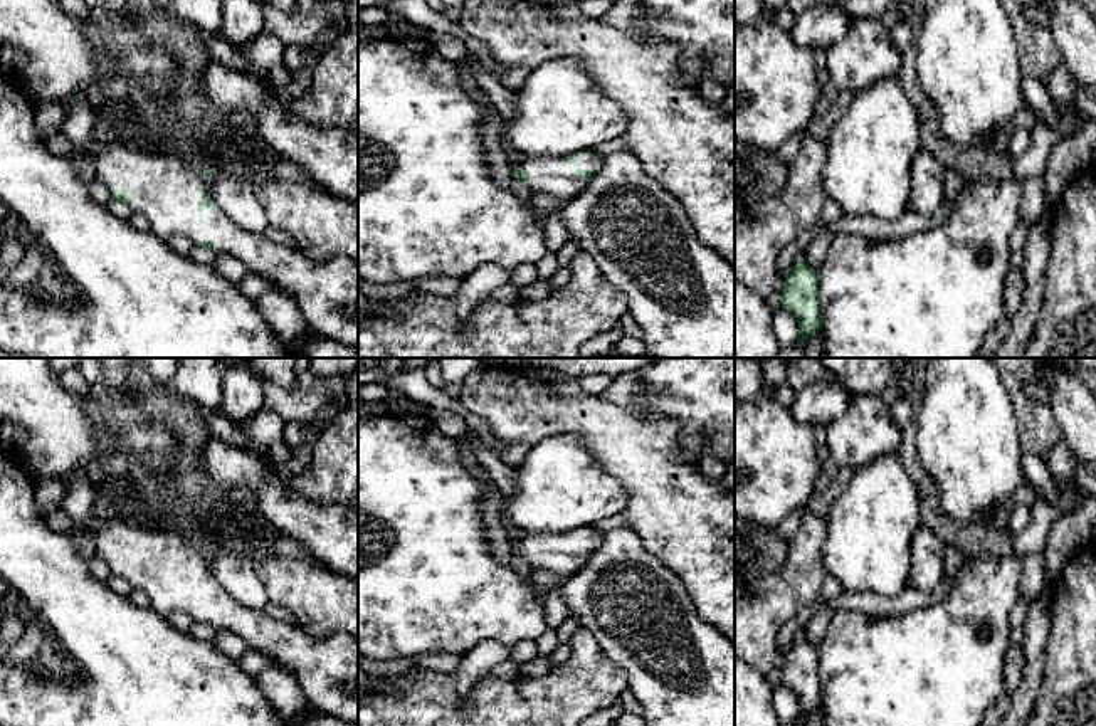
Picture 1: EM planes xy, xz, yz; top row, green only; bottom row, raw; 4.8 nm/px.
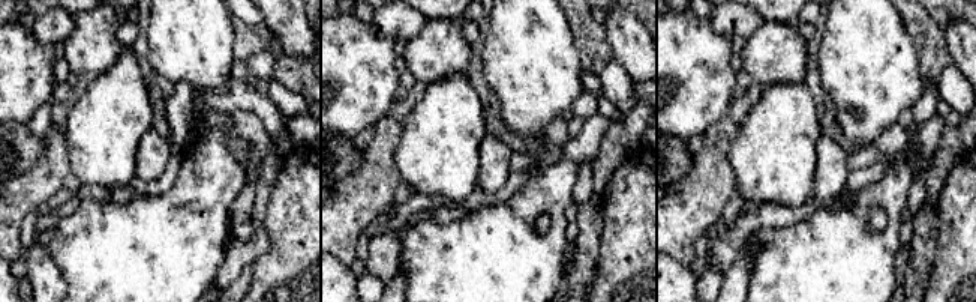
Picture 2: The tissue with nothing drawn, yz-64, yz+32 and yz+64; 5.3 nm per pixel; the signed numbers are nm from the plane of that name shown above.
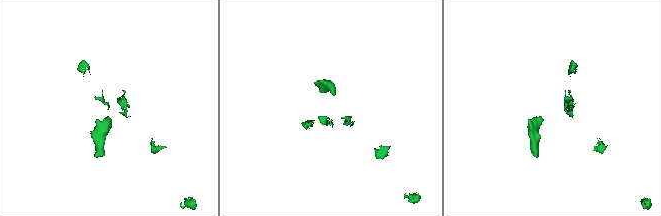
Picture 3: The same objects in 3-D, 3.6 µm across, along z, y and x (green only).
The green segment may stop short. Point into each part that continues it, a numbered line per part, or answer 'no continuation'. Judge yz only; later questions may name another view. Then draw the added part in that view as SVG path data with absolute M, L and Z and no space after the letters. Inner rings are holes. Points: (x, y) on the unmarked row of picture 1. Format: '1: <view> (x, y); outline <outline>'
1: yz (927, 548); outline M919 524L911 538L909 581L916 588L931 588L943 580L945 541Z

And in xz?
1: xz (595, 538); outline M592 528L592 533L588 534L587 531L578 533L578 544L583 548L585 544L592 546L597 550L603 543L605 533Z

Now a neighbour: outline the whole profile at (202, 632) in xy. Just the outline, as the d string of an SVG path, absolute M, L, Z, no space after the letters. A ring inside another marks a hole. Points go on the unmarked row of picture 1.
M195 622L195 623L190 627L188 634L190 634L195 640L198 640L198 642L202 642L202 644L213 644L213 639L215 639L215 635L217 635L217 630L215 630L215 627L212 627L212 625L208 625L208 623L197 623L197 622Z

